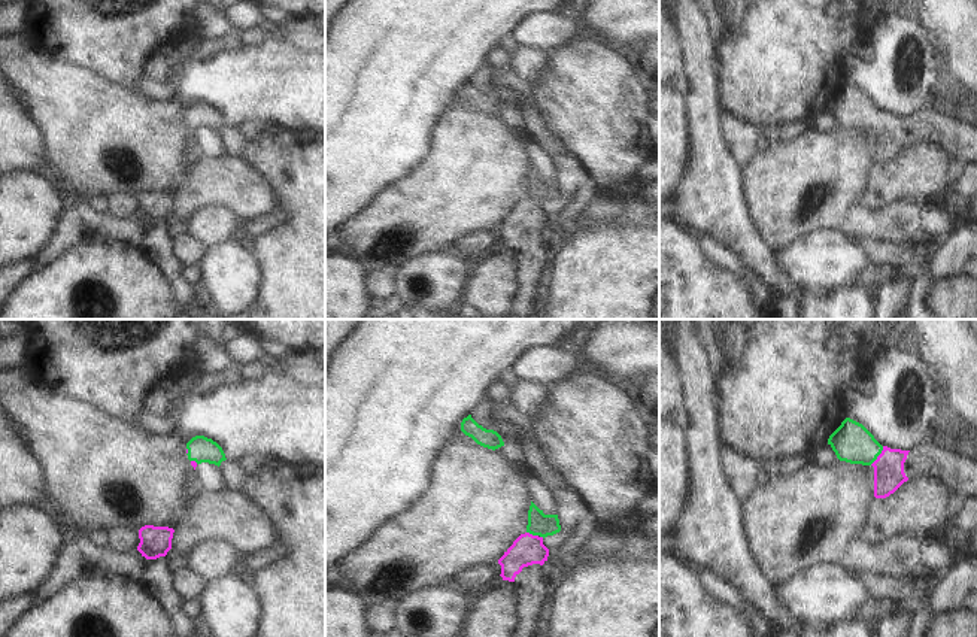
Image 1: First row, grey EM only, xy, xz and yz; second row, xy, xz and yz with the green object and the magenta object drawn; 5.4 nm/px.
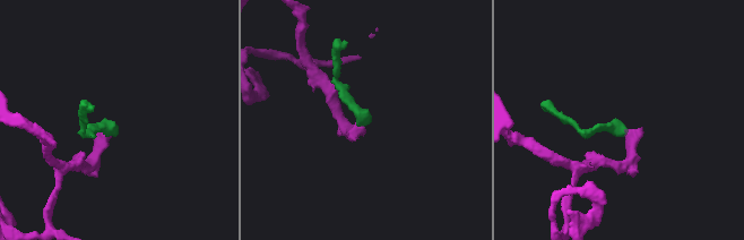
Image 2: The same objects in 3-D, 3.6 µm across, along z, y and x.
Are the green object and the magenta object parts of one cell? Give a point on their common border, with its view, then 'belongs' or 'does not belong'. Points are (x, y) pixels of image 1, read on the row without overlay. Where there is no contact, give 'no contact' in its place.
yz (879, 120) | belongs

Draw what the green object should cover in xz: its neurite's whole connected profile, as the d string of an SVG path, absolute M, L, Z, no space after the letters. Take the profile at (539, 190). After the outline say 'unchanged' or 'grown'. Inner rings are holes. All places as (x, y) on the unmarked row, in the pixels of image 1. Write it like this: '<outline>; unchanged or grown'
M531 167L527 198L521 200L498 225L503 246L518 251L519 292L510 310L513 316L531 318L534 315L537 286L549 252L541 233L549 222L543 204L559 197L558 181L544 181Z; grown

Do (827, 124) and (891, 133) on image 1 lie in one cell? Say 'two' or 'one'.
two

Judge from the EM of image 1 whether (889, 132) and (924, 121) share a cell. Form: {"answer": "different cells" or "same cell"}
{"answer": "same cell"}

